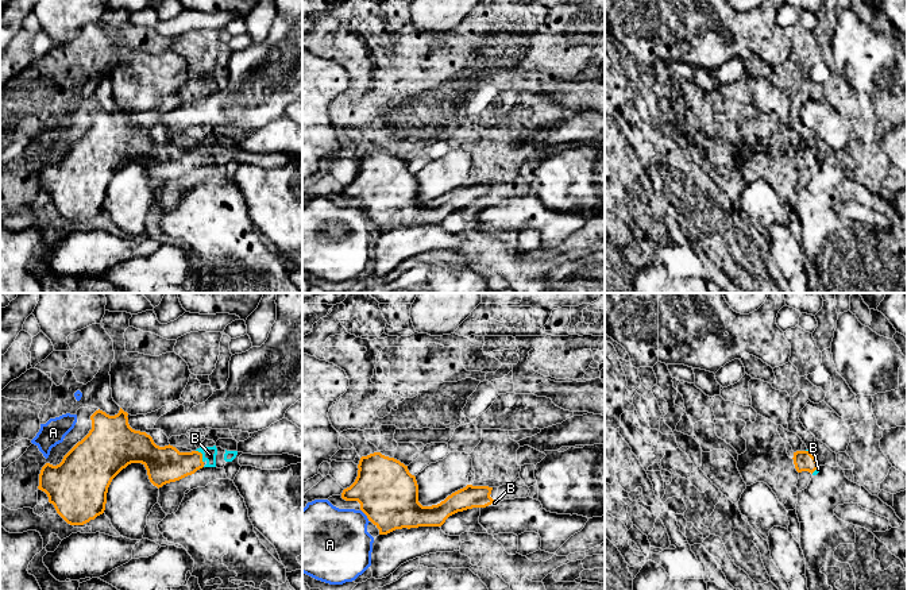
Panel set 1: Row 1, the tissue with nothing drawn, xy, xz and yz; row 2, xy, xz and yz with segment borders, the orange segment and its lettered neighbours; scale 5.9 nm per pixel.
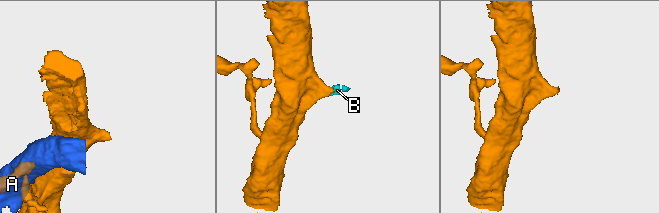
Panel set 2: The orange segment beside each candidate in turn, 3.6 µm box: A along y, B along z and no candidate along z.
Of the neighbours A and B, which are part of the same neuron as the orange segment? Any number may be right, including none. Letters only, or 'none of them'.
B

